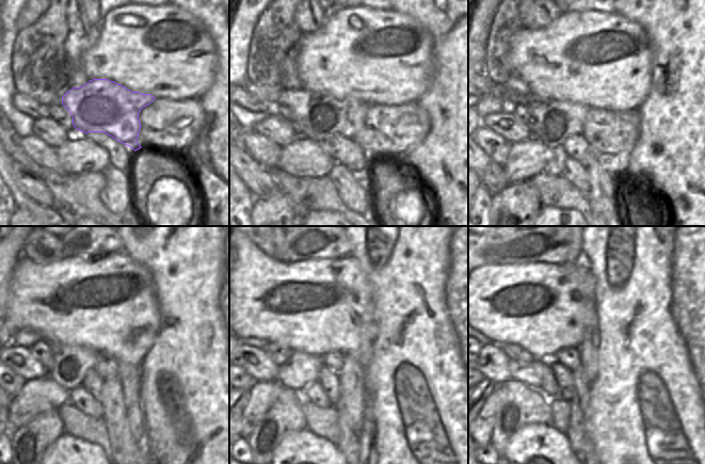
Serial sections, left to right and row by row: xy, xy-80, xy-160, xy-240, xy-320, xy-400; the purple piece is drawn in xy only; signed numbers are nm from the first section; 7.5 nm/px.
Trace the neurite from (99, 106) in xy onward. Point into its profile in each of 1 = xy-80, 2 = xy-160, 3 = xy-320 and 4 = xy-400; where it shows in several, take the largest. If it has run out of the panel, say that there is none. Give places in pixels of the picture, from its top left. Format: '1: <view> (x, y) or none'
1: xy-80 (320, 116)
2: xy-160 (556, 121)
3: xy-320 (302, 369)
4: xy-400 (530, 373)

